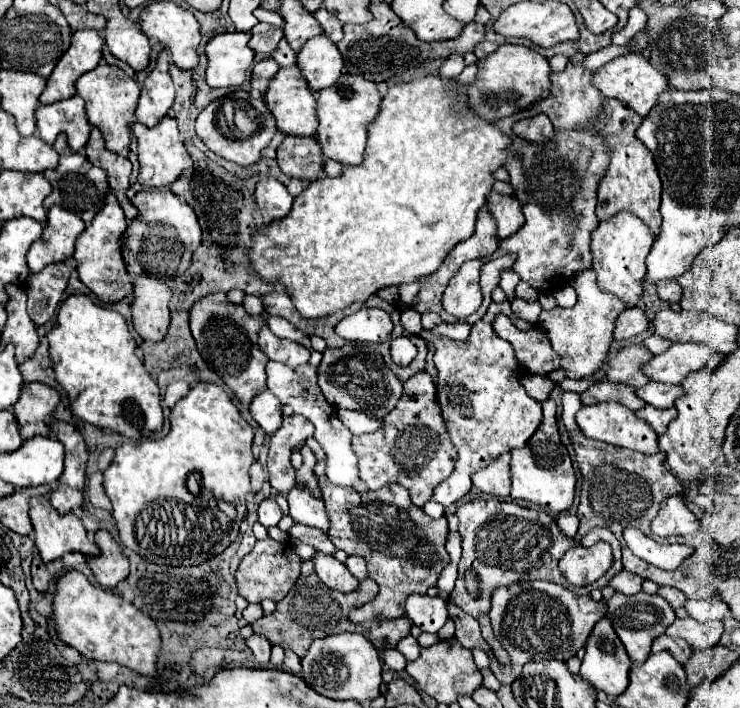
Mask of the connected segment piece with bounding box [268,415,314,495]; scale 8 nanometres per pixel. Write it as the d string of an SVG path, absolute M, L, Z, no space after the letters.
M302 415L284 417L282 427L272 435L268 449L268 473L272 491L286 495L296 485L296 469L290 463L290 453L314 433L314 425Z

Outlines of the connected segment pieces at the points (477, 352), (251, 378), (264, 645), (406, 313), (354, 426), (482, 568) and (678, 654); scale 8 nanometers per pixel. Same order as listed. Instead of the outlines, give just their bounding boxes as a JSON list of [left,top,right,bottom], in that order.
[[424,301,542,505],[190,291,268,405],[246,635,270,667],[402,309,422,335],[338,409,384,433],[450,499,574,665],[652,635,692,663]]

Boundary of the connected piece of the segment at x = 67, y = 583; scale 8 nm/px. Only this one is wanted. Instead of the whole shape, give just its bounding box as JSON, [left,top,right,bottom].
[54,571,162,677]

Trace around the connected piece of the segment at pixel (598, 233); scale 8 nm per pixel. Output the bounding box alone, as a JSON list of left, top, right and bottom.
[592,211,654,305]

